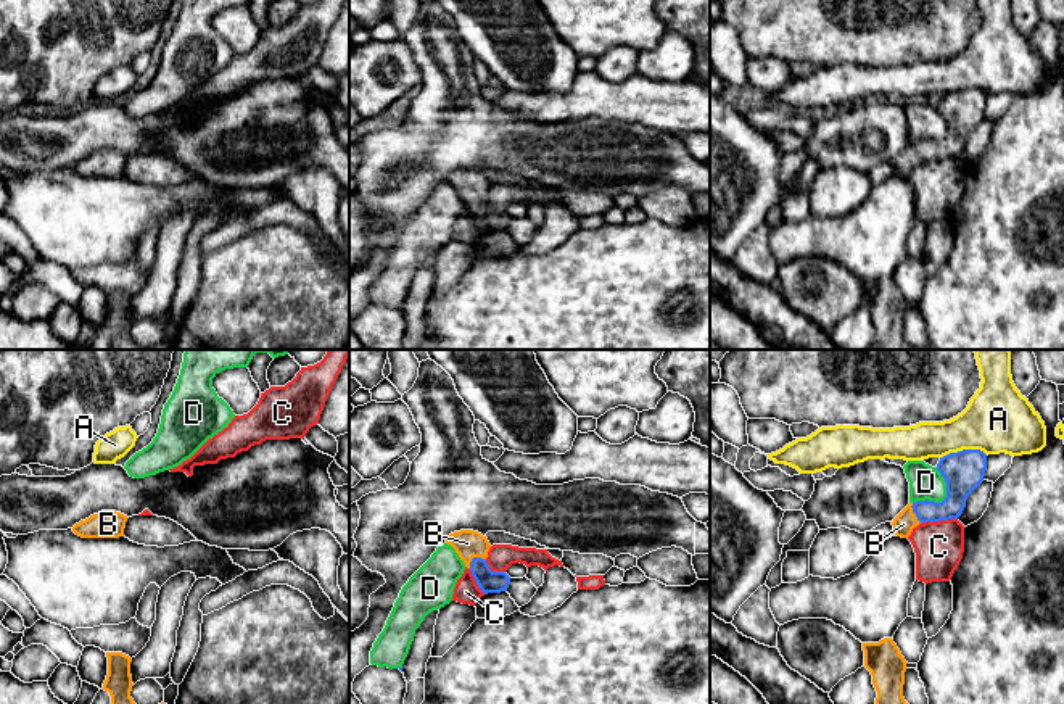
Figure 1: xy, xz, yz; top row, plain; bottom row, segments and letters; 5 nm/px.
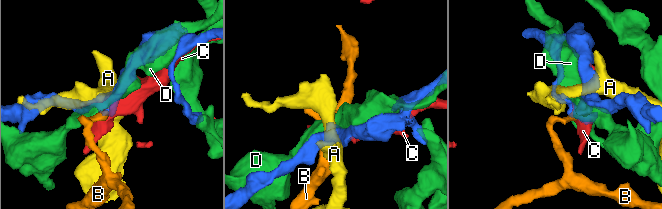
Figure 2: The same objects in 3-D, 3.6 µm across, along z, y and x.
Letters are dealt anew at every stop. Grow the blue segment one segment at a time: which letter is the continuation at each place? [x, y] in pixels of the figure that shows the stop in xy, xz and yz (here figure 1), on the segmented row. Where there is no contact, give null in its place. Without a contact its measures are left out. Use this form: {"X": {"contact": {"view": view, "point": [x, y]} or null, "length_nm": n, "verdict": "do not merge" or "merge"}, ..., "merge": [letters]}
{"A": {"contact": {"view": "yz", "point": [963, 450]}, "length_nm": 240, "verdict": "do not merge"}, "B": {"contact": {"view": "xz", "point": [474, 558]}, "length_nm": 100, "verdict": "merge"}, "C": {"contact": {"view": "yz", "point": [939, 521]}, "length_nm": 190, "verdict": "do not merge"}, "D": {"contact": {"view": "yz", "point": [945, 498]}, "length_nm": 220, "verdict": "do not merge"}, "merge": ["B"]}

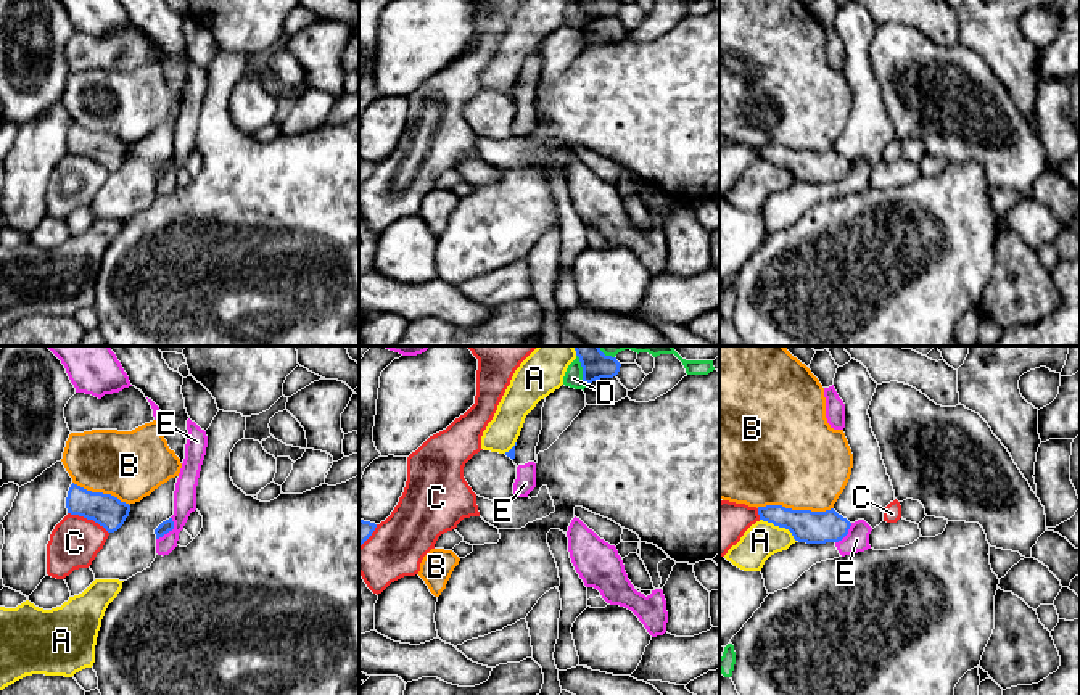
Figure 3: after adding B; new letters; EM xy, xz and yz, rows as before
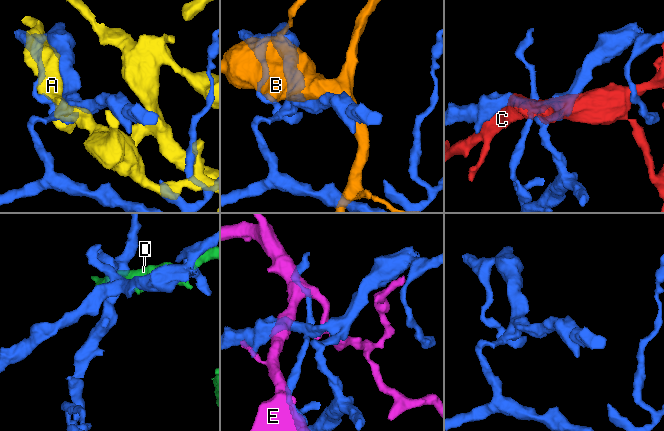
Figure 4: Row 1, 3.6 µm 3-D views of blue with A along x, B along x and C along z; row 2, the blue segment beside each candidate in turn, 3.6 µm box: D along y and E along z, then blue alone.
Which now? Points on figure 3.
{"A": {"contact": {"view": "yz", "point": [779, 526]}, "length_nm": 220, "verdict": "do not merge"}, "B": {"contact": {"view": "yz", "point": [795, 510]}, "length_nm": 380, "verdict": "do not merge"}, "C": {"contact": {"view": "xy", "point": [89, 518]}, "length_nm": 240, "verdict": "do not merge"}, "D": {"contact": {"view": "xz", "point": [583, 370]}, "length_nm": 170, "verdict": "do not merge"}, "E": {"contact": {"view": "xy", "point": [169, 530]}, "length_nm": 140, "verdict": "do not merge"}, "merge": []}

